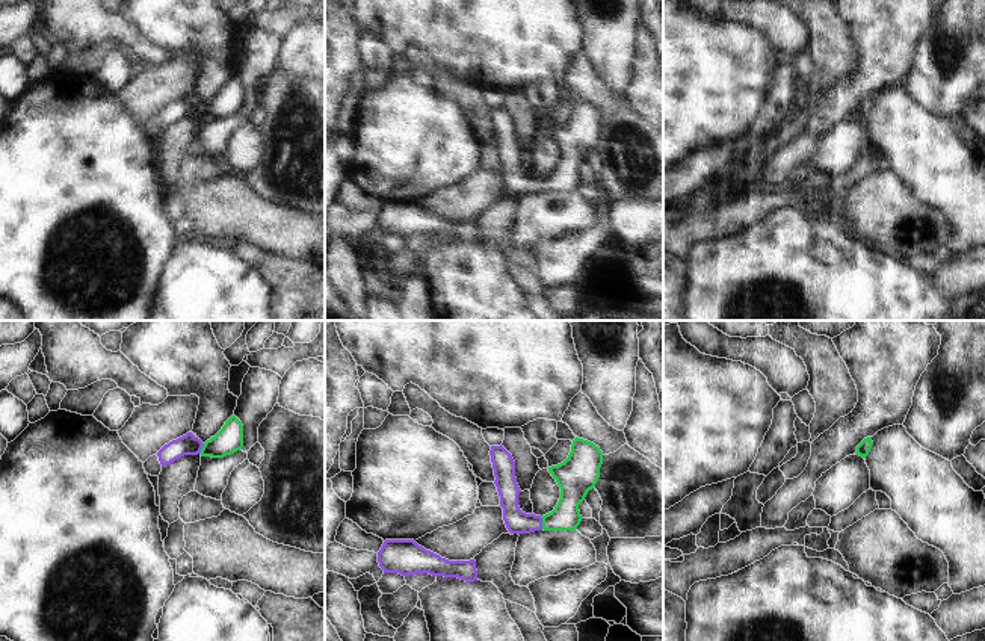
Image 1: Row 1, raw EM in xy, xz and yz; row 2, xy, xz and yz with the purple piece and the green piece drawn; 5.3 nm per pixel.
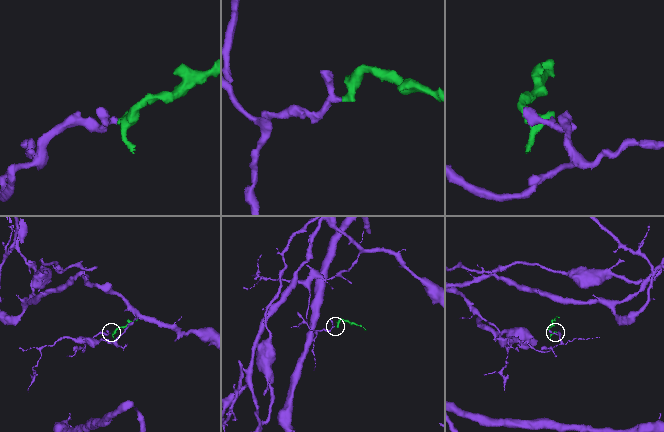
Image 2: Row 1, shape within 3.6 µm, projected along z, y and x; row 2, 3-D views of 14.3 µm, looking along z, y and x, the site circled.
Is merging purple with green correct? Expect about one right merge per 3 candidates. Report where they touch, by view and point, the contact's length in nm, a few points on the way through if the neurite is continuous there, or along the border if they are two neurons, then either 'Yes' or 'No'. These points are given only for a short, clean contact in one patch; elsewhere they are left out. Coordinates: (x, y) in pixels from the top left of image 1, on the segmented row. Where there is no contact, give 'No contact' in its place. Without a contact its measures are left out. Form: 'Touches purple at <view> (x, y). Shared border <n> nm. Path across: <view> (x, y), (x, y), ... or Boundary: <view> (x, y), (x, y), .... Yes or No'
Touches purple at xz (541, 523). Shared border 60 nm. Yes.

